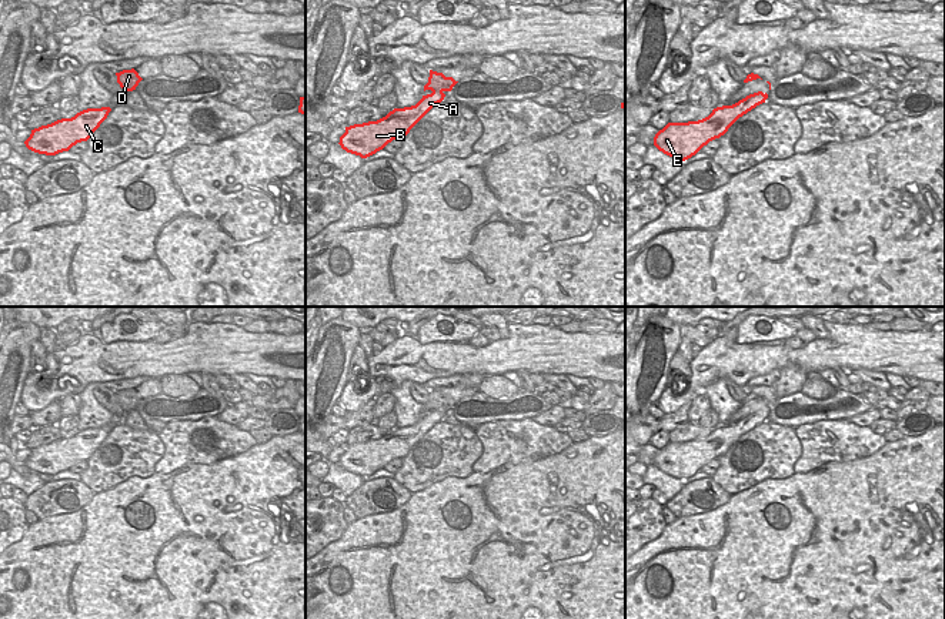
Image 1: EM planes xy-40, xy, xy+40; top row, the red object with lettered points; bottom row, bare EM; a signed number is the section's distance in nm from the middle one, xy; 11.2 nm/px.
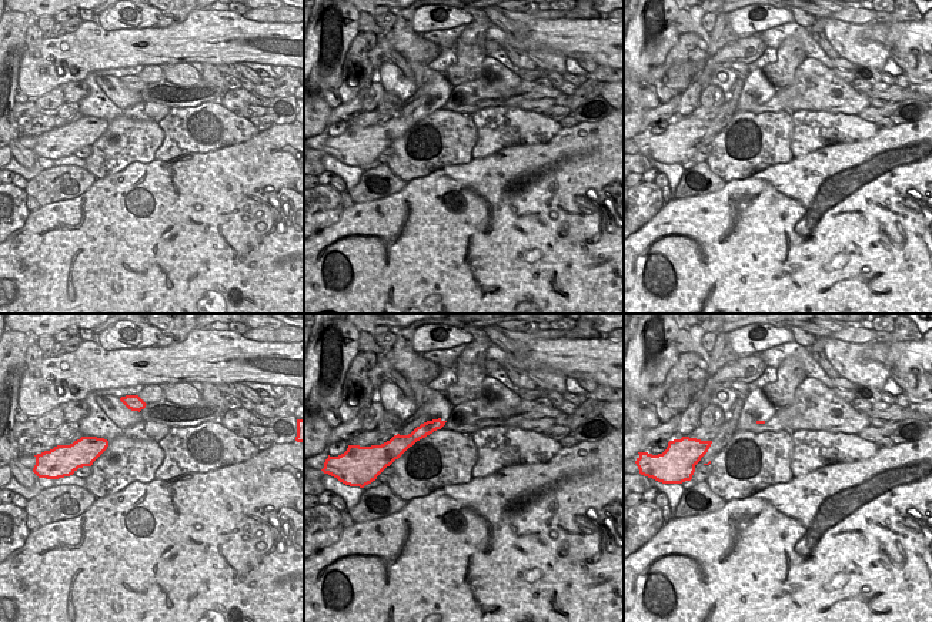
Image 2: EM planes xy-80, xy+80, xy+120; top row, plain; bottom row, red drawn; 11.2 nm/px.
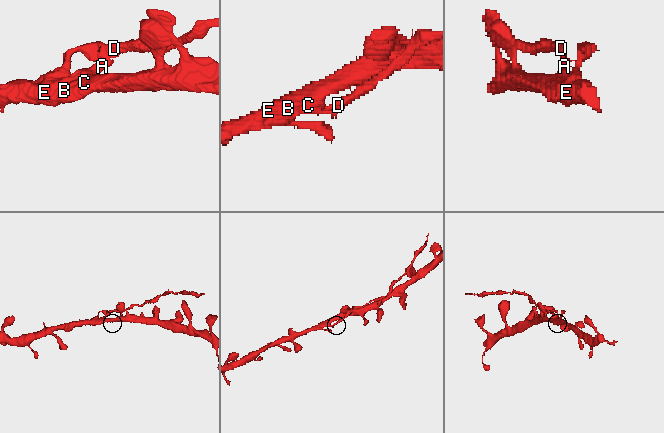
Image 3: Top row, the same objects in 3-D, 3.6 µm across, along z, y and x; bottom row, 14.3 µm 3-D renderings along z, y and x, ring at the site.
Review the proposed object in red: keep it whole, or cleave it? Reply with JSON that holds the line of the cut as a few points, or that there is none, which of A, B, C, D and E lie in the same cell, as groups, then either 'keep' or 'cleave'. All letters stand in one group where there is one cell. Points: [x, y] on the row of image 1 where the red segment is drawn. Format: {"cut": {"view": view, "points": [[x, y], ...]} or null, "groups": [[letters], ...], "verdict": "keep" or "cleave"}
{"cut": {"view": "xy", "points": [[433, 90], [441, 91]]}, "groups": [["A", "B", "C", "E"], ["D"]], "verdict": "cleave"}

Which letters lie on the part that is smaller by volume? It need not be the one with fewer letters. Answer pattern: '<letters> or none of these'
D

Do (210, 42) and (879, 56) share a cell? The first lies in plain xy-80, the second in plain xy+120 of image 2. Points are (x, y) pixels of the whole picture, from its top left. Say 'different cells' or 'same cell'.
different cells

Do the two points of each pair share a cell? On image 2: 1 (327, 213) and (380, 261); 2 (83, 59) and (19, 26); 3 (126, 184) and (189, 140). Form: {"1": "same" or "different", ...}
{"1": "different", "2": "different", "3": "different"}

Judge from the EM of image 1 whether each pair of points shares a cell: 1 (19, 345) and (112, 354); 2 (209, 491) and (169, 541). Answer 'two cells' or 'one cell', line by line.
1: two cells
2: one cell

